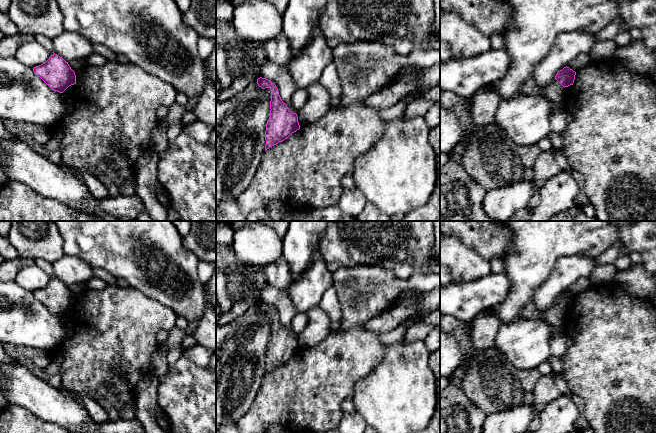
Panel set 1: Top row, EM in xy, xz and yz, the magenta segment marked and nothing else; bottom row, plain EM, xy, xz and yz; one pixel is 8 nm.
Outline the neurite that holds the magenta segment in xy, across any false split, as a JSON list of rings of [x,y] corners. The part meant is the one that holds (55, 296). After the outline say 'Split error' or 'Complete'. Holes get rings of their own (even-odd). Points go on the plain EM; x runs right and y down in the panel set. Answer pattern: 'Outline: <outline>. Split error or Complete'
Outline: [[[57,278],[33,292],[34,297],[40,301],[52,314],[63,317],[69,310],[76,308],[75,296],[68,286]]]. Complete

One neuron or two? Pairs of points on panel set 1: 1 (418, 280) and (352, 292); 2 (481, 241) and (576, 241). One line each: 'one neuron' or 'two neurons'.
1: one neuron
2: two neurons

